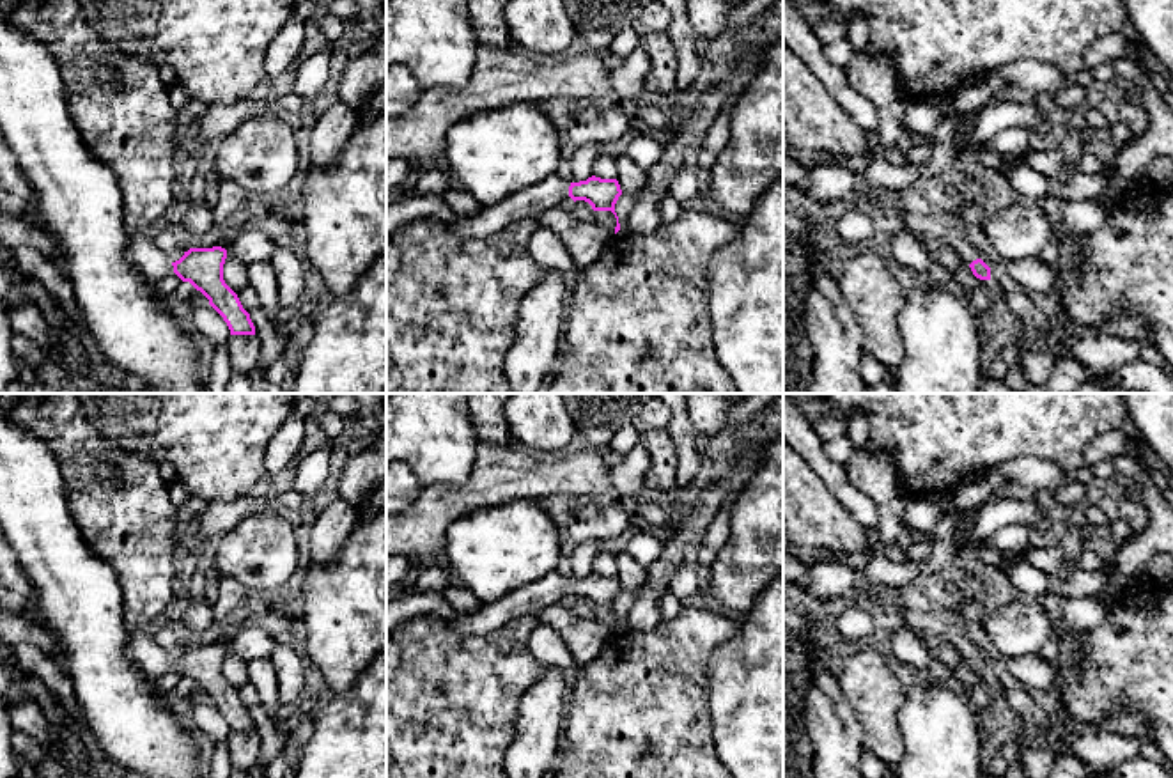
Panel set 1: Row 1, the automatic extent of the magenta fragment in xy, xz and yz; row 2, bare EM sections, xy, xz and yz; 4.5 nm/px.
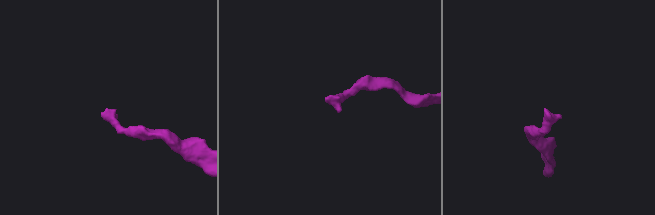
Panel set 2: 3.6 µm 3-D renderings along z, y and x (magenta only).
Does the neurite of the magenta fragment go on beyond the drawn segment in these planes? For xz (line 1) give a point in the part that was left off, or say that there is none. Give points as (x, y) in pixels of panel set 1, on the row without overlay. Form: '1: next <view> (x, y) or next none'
1: next xz (528, 599)

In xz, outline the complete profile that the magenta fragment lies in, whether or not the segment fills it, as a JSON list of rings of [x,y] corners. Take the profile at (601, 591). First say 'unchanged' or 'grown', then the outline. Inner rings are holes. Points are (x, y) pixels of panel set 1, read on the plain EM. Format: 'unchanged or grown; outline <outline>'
grown; outline [[[556,569],[556,571],[551,571],[548,576],[544,576],[542,580],[533,581],[533,583],[530,583],[530,585],[524,585],[524,587],[517,588],[516,592],[505,595],[503,599],[496,601],[496,603],[487,603],[487,604],[482,603],[482,606],[480,606],[478,610],[475,610],[475,611],[455,611],[455,615],[454,615],[450,620],[447,620],[447,624],[448,624],[450,629],[454,629],[454,631],[457,631],[457,633],[461,633],[461,634],[466,634],[466,636],[484,636],[484,634],[491,634],[491,633],[501,629],[503,626],[507,626],[509,622],[519,619],[519,617],[523,617],[523,615],[535,615],[535,613],[540,611],[542,608],[551,606],[551,604],[555,604],[555,603],[560,603],[567,594],[571,594],[574,599],[576,599],[576,597],[585,597],[585,599],[588,599],[594,608],[611,608],[611,610],[615,611],[615,615],[617,615],[617,624],[615,624],[615,631],[617,631],[617,629],[620,627],[620,620],[618,620],[618,613],[617,613],[617,610],[615,610],[615,601],[617,601],[617,597],[618,597],[620,592],[622,592],[622,587],[620,587],[620,581],[618,581],[617,576],[601,576],[601,574],[592,572],[592,574],[588,574],[586,578],[571,580],[563,571]]]

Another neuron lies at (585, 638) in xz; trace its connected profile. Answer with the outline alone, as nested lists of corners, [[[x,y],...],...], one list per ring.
[[[562,603],[542,608],[535,617],[562,636],[578,666],[595,661],[617,634],[615,627],[608,624],[572,615],[569,606]]]

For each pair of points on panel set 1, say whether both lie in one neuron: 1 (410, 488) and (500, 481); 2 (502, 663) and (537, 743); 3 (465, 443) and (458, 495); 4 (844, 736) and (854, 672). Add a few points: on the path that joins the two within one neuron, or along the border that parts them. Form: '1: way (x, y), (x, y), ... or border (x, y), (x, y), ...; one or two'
1: border (424, 488), (404, 511); two
2: border (546, 670), (520, 700), (518, 731), (511, 743); two
3: border (477, 447), (463, 482), (424, 488); two
4: border (835, 676), (856, 716), (863, 745); two

